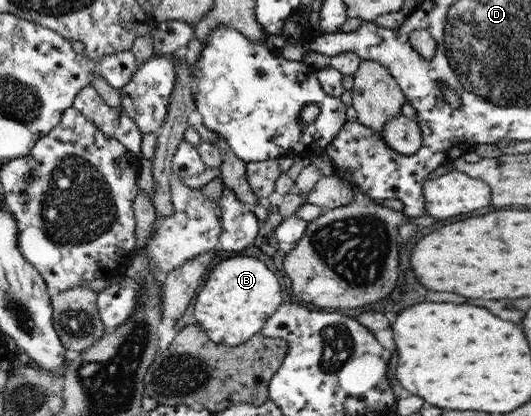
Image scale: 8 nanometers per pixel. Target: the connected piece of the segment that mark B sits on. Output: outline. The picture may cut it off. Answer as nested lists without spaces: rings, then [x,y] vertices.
[[[237,255],[221,261],[207,274],[205,285],[202,284],[197,293],[193,316],[211,341],[238,346],[261,331],[267,318],[281,303],[281,285],[267,265],[251,256]]]

